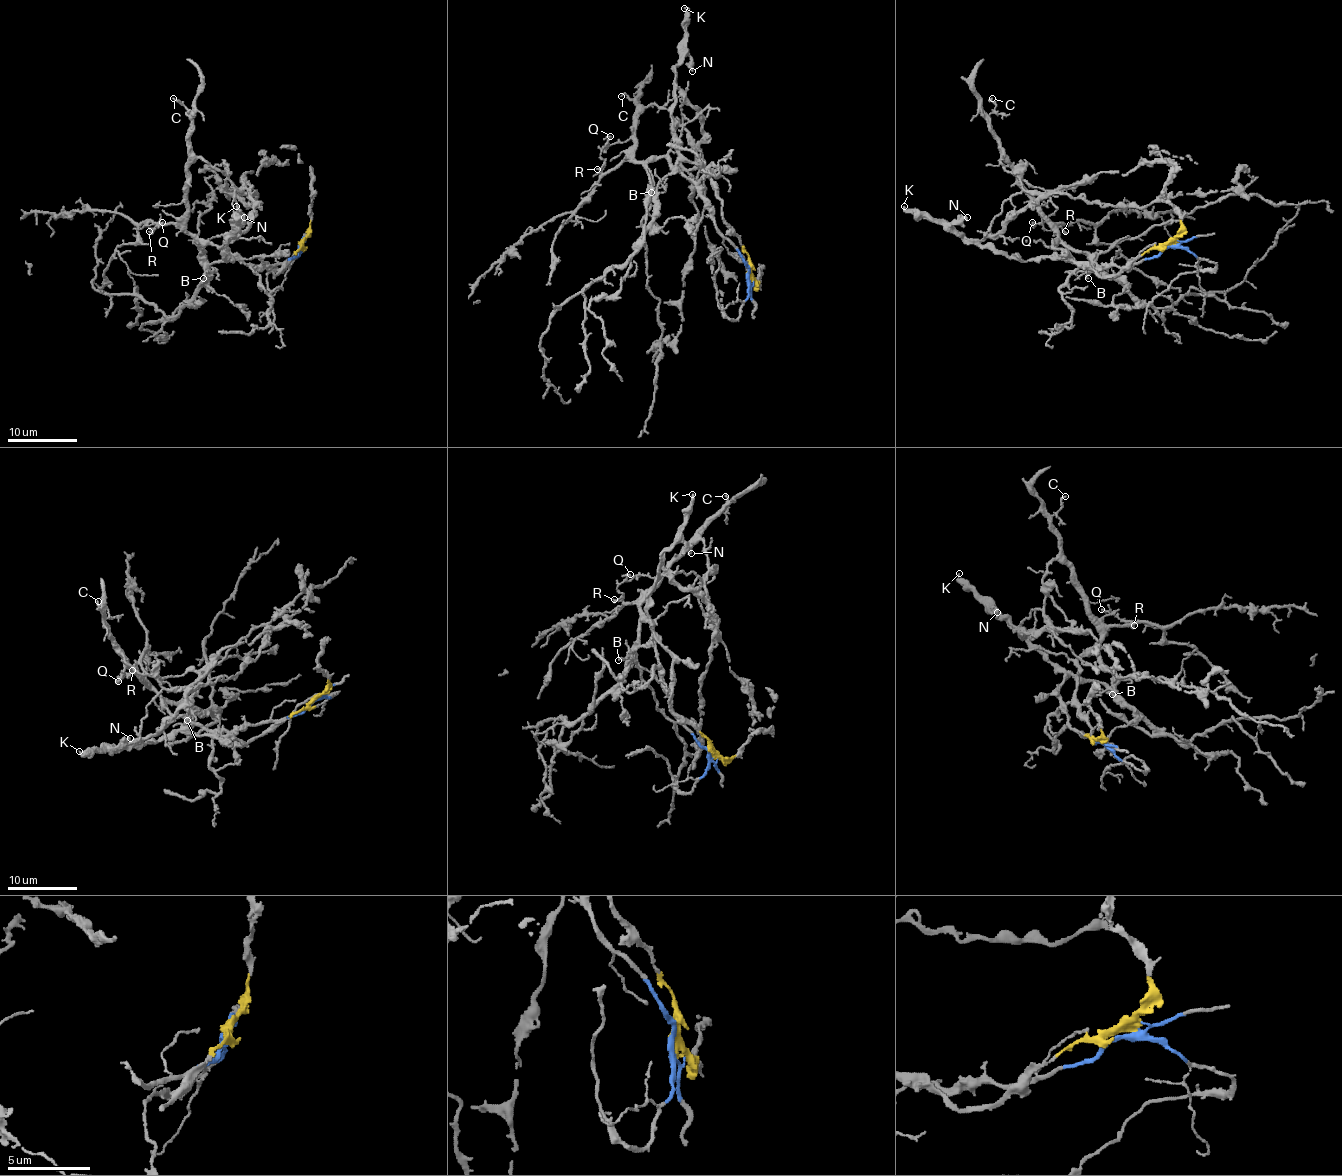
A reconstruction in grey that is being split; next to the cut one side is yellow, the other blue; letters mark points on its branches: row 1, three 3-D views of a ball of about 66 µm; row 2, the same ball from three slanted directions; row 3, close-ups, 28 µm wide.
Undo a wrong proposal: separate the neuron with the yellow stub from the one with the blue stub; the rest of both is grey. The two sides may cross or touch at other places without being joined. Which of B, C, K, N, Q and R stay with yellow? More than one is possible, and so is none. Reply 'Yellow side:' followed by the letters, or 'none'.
Yellow side: K, N

